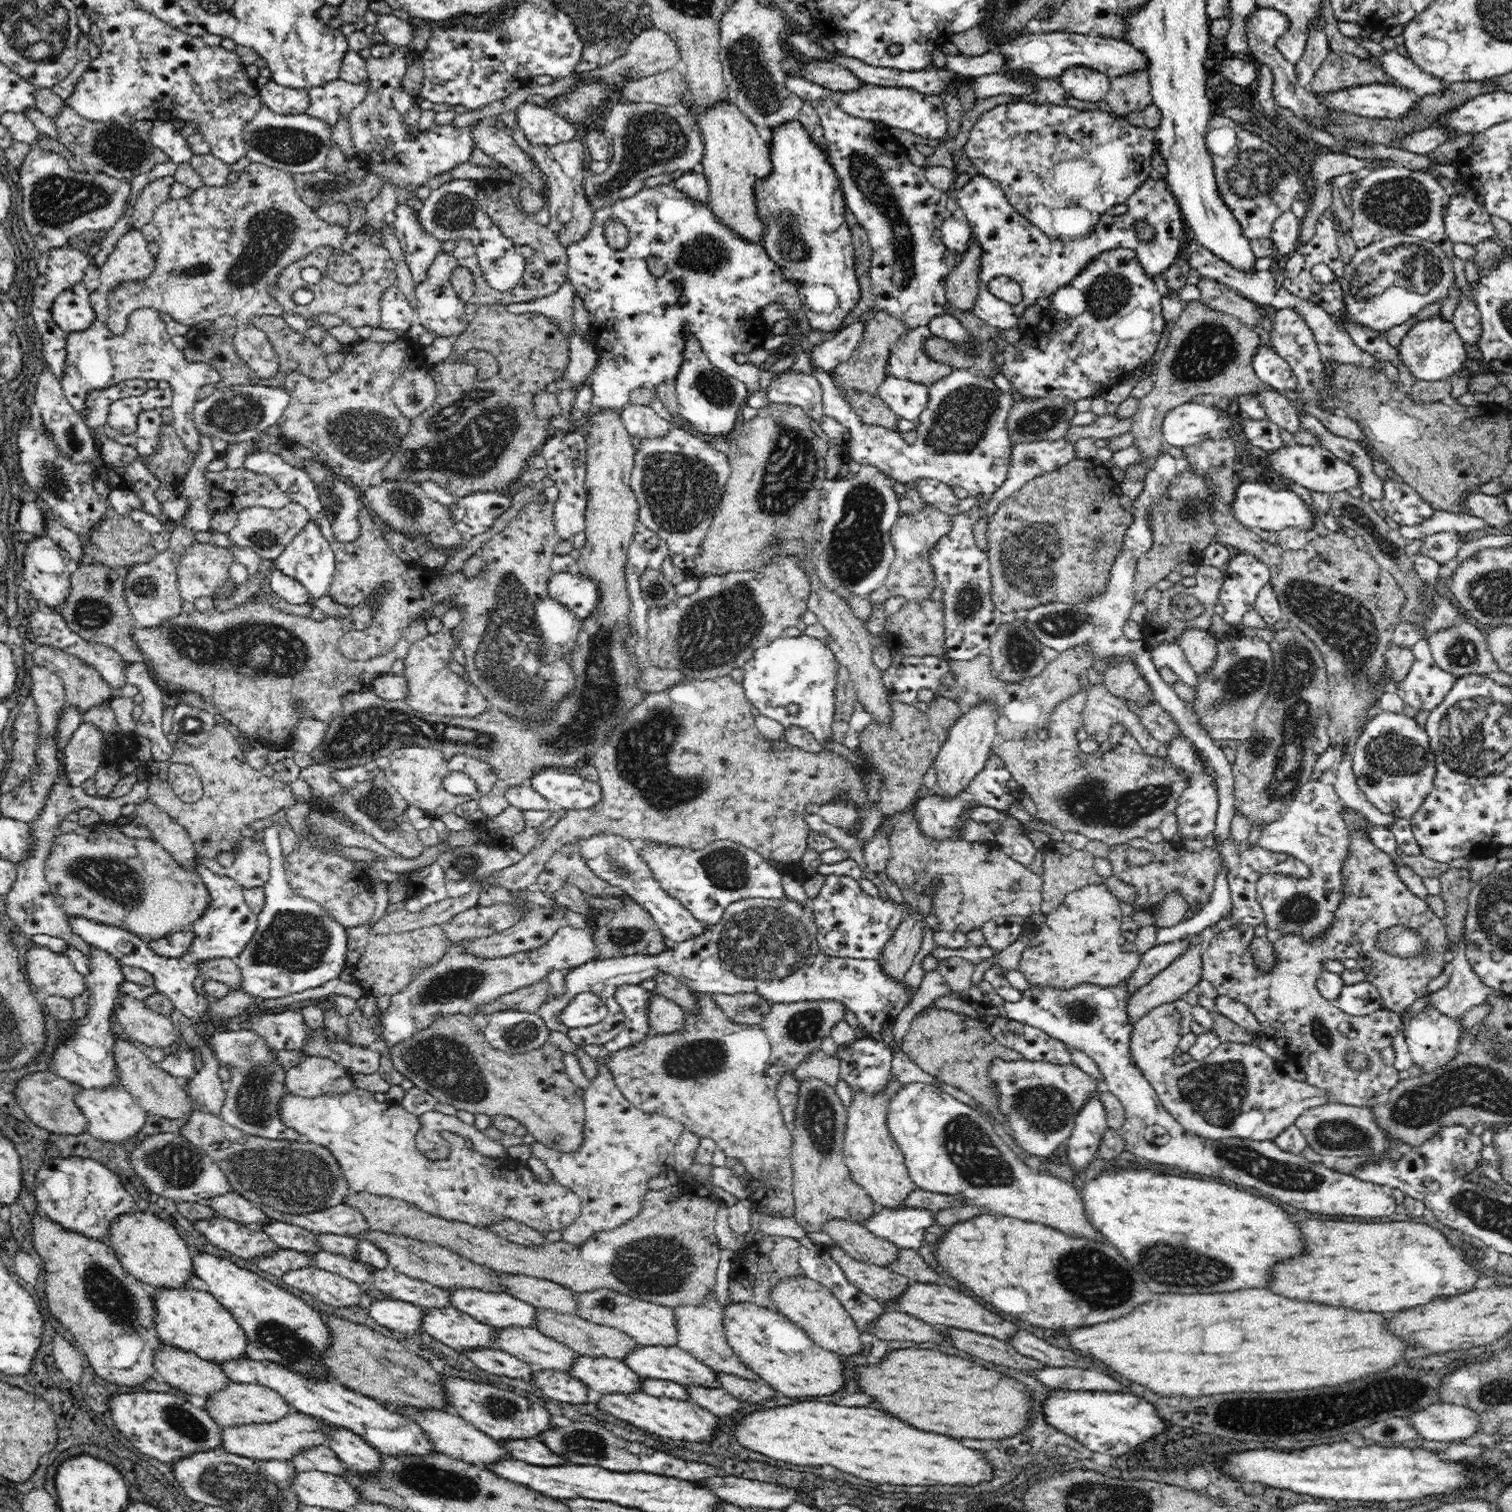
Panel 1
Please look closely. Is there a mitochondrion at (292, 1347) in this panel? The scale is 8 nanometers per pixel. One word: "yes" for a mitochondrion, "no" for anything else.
yes

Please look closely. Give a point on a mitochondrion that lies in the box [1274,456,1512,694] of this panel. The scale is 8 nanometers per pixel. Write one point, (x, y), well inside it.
(1346, 627)

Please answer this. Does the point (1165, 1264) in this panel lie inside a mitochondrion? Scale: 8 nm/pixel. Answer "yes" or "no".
yes

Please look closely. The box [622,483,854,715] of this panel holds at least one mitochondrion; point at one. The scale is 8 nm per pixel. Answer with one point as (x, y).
(714, 632)

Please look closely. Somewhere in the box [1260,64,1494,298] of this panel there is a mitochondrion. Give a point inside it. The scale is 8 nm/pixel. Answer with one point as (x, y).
(1398, 203)

